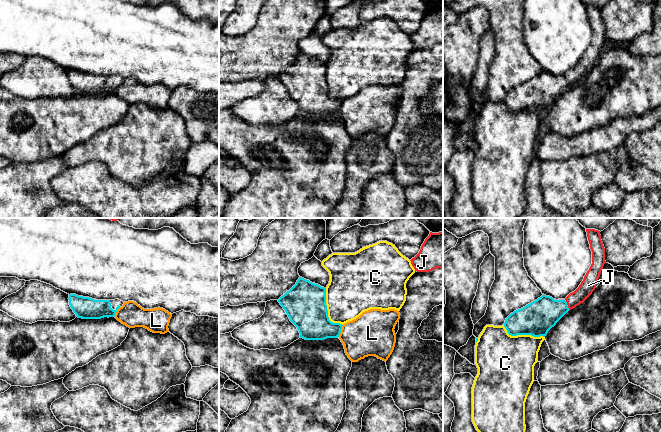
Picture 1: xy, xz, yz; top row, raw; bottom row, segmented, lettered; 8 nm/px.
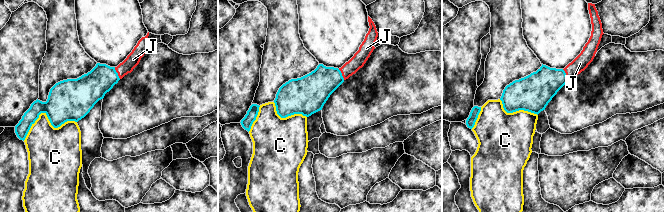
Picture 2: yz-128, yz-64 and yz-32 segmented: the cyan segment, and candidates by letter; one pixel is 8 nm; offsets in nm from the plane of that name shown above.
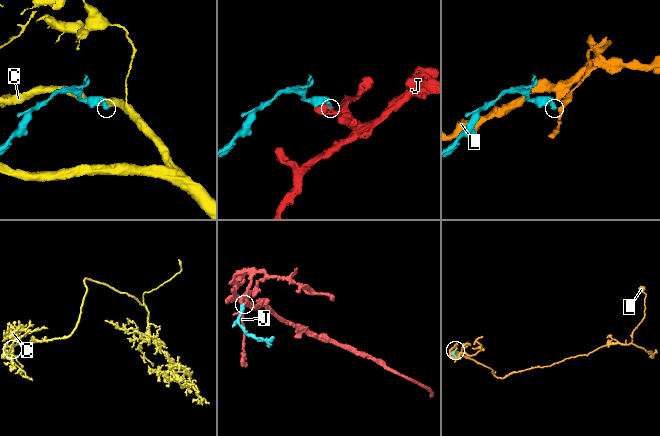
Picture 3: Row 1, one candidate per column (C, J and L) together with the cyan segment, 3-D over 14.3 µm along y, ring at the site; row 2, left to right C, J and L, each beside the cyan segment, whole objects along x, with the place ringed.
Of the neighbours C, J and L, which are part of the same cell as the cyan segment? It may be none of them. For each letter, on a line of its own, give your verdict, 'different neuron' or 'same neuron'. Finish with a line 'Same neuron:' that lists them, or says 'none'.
C: different neuron
J: same neuron
L: different neuron
Same neuron: J

